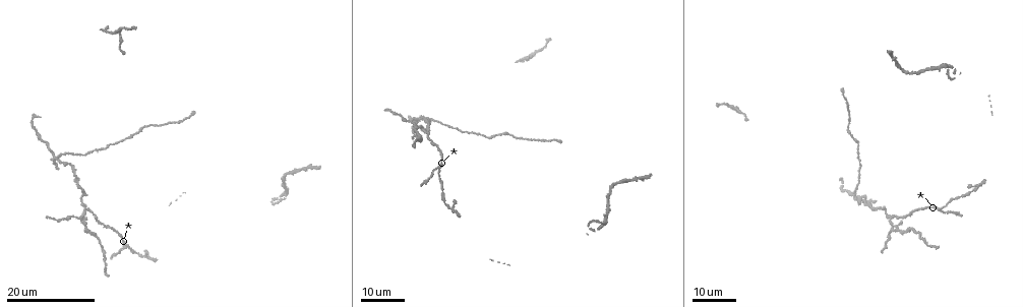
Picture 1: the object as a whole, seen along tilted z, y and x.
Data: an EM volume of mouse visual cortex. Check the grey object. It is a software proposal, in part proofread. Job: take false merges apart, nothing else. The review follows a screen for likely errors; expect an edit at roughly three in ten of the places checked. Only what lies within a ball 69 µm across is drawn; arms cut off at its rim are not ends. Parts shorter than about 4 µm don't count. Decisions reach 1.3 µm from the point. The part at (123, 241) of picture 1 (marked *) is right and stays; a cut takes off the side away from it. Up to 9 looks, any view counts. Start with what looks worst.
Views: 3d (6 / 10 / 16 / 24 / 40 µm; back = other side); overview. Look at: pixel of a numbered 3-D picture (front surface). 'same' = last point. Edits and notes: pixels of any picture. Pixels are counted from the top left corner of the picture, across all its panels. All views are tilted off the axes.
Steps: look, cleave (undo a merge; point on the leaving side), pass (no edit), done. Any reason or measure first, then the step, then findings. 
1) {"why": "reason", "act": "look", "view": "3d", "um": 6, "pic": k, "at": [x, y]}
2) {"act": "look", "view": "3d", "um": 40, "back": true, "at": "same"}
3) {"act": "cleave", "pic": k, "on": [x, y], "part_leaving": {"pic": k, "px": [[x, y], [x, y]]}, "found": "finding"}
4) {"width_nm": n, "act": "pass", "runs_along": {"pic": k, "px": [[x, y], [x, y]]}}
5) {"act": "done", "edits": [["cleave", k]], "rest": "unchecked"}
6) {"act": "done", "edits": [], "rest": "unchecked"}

{"why": "looks like a crossing", "act": "look", "view": "3d", "um": 24, "pic": 1, "at": [415, 119]}

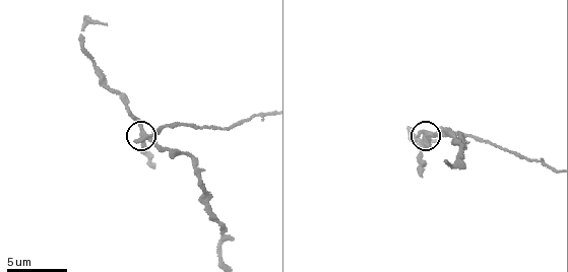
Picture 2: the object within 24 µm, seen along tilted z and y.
{"act": "look", "view": "3d", "um": 10, "pic": 2, "at": [147, 138]}

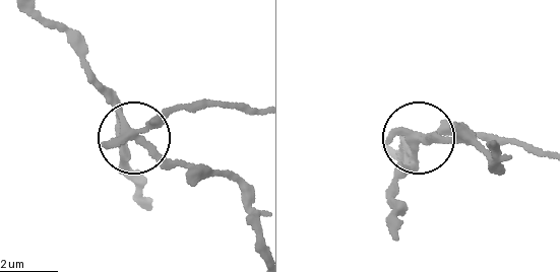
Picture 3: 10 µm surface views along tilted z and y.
{"side_arm_um": 14, "arms": 4, "act": "cleave", "pic": 3, "on": [163, 115], "found": "two neurons meet here"}

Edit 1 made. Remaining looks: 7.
{"why": "four-way junction", "act": "look", "view": "3d", "um": 24, "pic": 1, "at": [413, 123]}

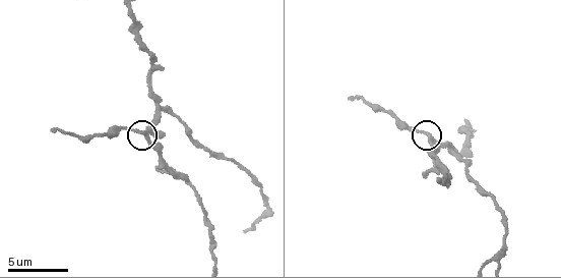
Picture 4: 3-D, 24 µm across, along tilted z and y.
{"why": "zoom in", "act": "look", "view": "3d", "um": 10, "pic": 4, "at": [429, 137]}

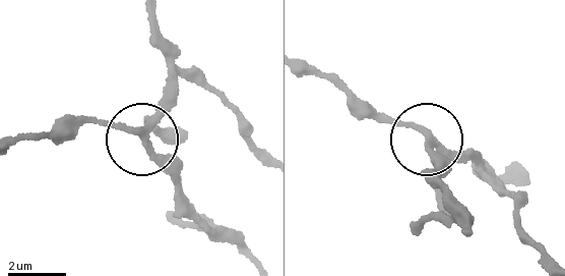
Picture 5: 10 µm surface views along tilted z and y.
{"act": "pass", "runs_along": {"pic": 5, "px": [[263, 153], [186, 74], [141, 135], [74, 117]]}, "found": "one neuron here"}

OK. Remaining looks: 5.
{"why": "four or more arms meet", "act": "look", "view": "3d", "um": 16, "pic": 4, "at": [494, 260]}

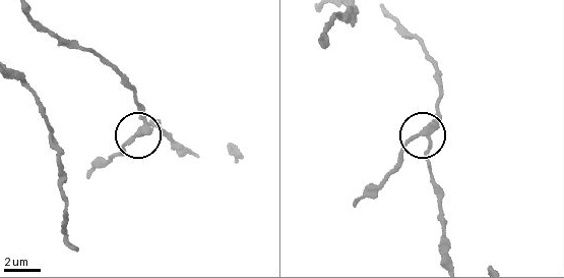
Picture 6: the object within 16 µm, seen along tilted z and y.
{"arms": 4, "act": "pass", "runs_along": {"pic": 6, "px": [[139, 106], [137, 129], [110, 158]]}, "found": "one neuron here"}

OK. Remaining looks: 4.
{"act": "look", "view": "overview"}

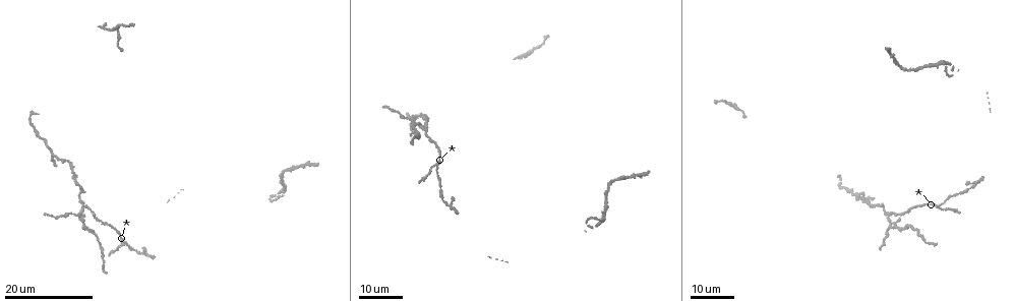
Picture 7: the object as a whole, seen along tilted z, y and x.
{"why": "thick turns thin", "act": "look", "view": "3d", "um": 24, "pic": 7, "at": [78, 184]}

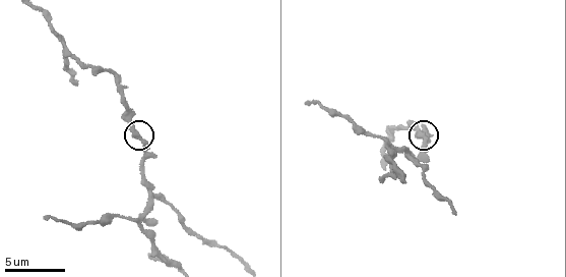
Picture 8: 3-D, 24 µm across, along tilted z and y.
{"why": "zoom in", "act": "look", "view": "3d", "um": 10, "pic": 8, "at": [423, 134]}

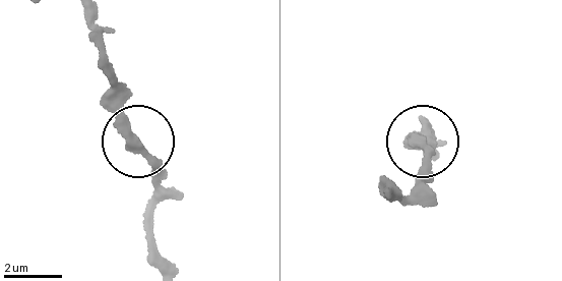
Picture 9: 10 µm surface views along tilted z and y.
{"act": "look", "view": "3d", "um": 6, "pic": 9, "at": [419, 142]}

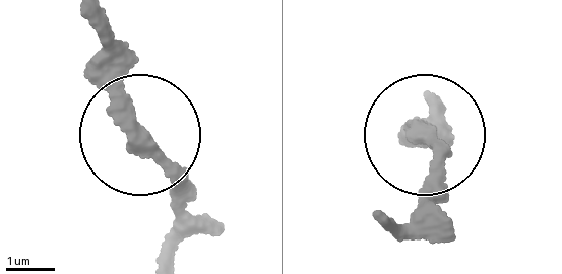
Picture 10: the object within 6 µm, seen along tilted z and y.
{"width_nm": 300, "act": "pass", "runs_along": {"pic": 10, "px": [[168, 250], [172, 180], [133, 126], [110, 18]]}, "found": "all the same neuron"}

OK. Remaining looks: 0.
{"act": "done", "edits": [["cleave", 3]], "rest": "unchecked"}

